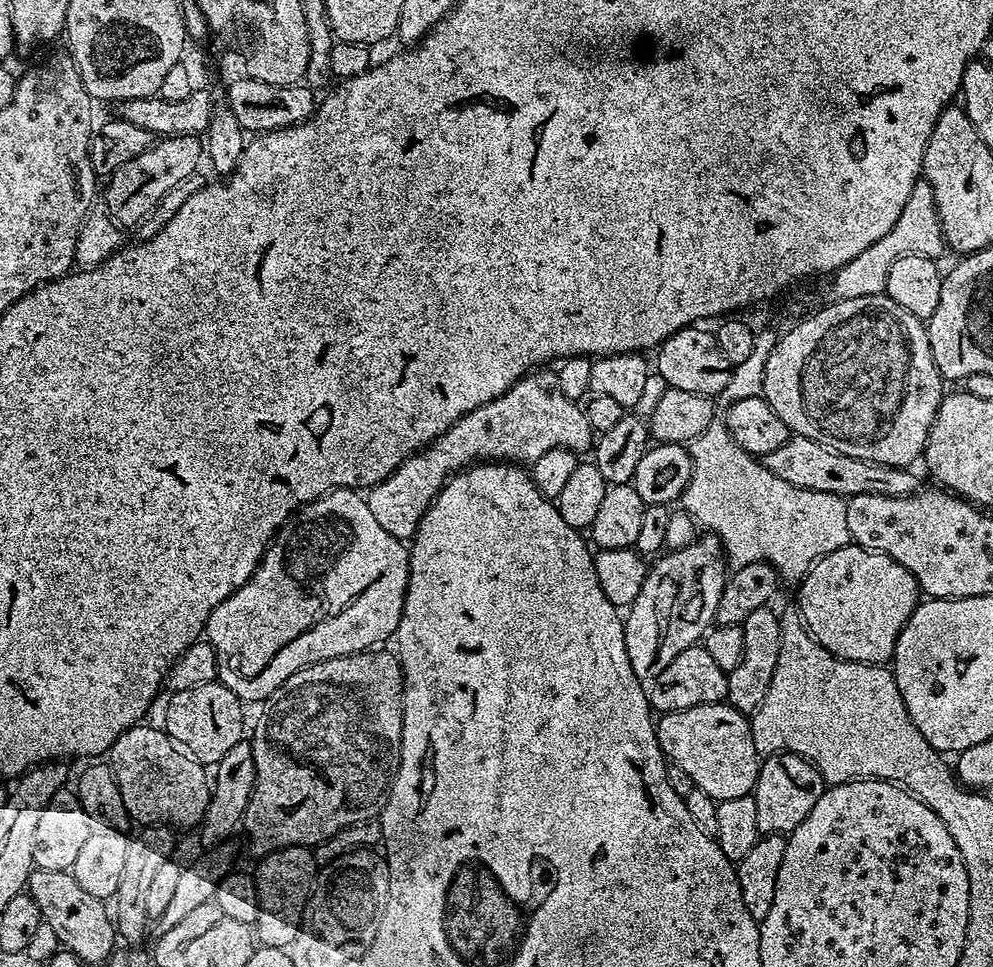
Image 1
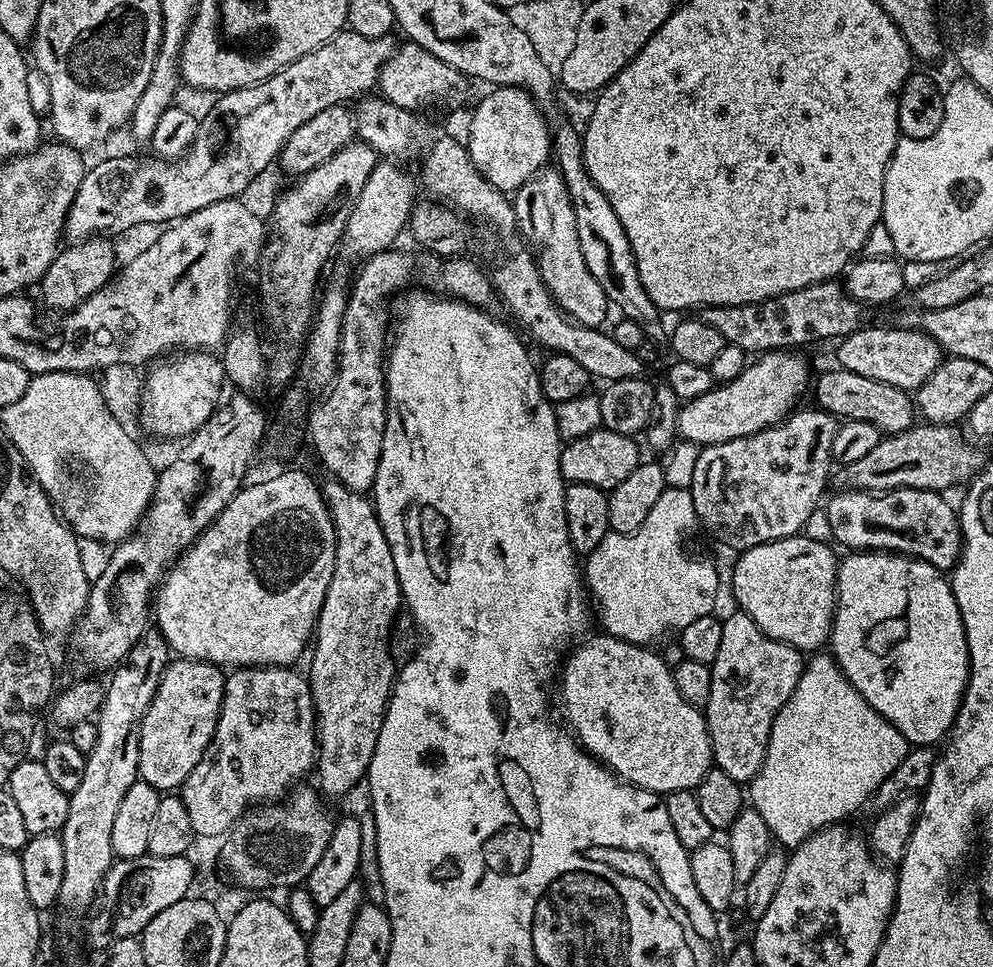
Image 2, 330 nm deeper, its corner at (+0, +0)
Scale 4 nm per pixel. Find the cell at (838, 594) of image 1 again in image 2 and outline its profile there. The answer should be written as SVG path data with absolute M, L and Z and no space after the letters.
M797 534L795 536L787 536L781 540L775 540L774 542L766 542L765 544L759 544L753 548L745 548L739 553L740 556L736 560L736 565L732 568L732 596L736 599L735 607L741 612L745 612L749 618L761 628L770 638L775 640L781 640L783 644L789 644L795 648L800 649L801 653L812 654L820 648L829 643L832 635L832 616L836 613L836 570L838 567L838 556L832 553L833 545L831 543L823 544L822 542L814 542L814 538L803 534Z

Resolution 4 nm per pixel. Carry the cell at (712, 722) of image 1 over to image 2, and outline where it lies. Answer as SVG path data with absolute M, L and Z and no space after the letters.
M607 634L599 635L589 640L581 639L563 661L558 688L560 684L560 704L568 719L567 727L584 751L591 752L626 784L657 794L695 790L714 767L705 713L690 706L690 702L678 694L672 668L664 663L663 655L656 653L655 656L653 649L643 644L631 644Z

